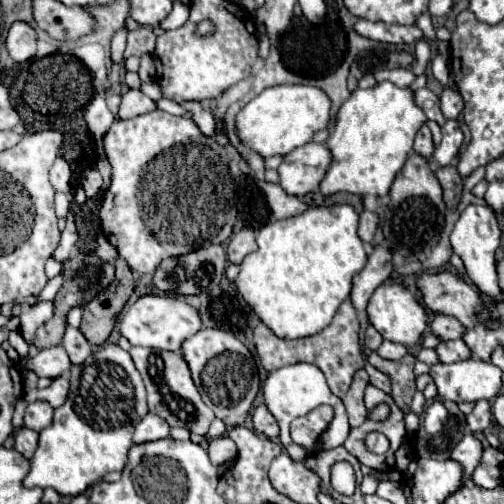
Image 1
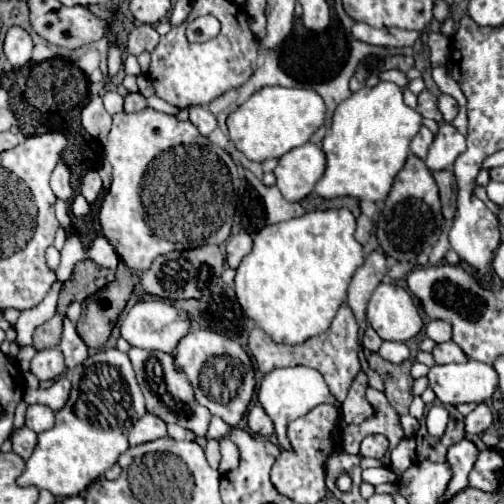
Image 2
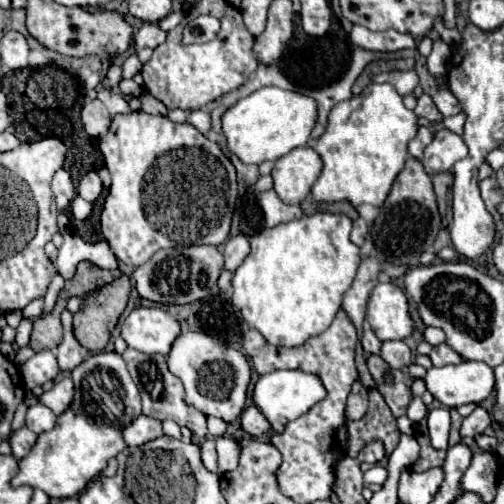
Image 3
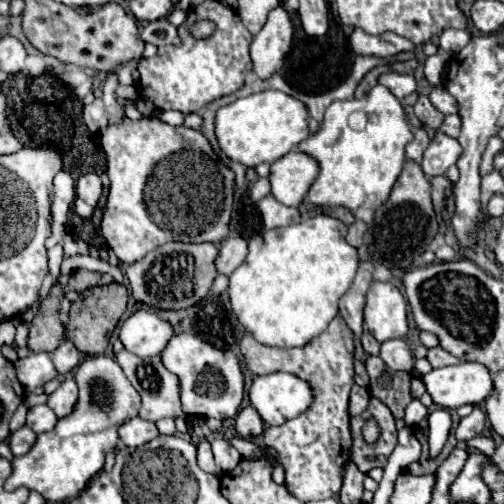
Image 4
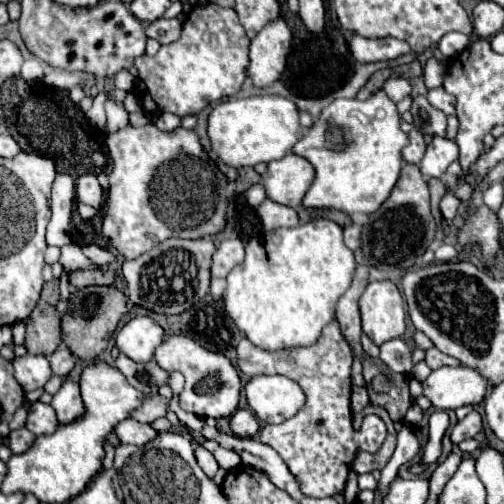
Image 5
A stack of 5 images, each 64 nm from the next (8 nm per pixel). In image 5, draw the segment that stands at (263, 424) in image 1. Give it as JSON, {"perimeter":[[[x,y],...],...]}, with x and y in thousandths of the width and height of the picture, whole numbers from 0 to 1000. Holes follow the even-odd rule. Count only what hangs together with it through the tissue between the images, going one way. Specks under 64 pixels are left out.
{"perimeter":[[[468,813],[456,825],[456,853],[464,865],[476,869],[500,869],[516,853],[516,837],[496,813]]]}

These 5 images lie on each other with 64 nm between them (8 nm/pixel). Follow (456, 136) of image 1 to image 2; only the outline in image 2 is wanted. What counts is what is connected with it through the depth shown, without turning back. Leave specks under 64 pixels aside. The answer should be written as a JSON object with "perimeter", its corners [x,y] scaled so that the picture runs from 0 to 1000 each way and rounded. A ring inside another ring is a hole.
{"perimeter":[[[877,246],[841,321],[857,341],[885,337],[921,302],[925,302],[925,274],[901,250]]]}

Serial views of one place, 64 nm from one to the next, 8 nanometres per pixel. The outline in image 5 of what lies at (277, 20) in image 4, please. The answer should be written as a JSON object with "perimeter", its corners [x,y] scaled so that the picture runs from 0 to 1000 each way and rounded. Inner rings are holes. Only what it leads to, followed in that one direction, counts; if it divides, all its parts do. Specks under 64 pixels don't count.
{"perimeter":[[[560,36],[532,48],[496,83],[496,131],[488,147],[508,175],[532,175],[556,155],[567,135],[575,83],[579,67]]]}

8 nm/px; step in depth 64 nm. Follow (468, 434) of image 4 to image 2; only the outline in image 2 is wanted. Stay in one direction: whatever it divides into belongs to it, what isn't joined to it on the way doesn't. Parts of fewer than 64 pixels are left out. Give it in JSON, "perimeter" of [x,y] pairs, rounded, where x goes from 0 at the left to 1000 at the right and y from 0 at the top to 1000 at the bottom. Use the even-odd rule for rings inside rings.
{"perimeter":[[[948,802],[944,813],[937,813],[929,825],[925,825],[925,837],[921,837],[921,853],[925,861],[956,861],[968,853],[968,845],[976,841],[976,817],[968,813],[964,802]]]}

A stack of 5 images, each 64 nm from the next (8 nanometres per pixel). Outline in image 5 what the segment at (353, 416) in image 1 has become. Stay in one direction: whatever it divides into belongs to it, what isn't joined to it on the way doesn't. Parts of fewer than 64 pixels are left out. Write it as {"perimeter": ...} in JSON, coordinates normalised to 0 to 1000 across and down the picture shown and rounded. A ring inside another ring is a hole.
{"perimeter":[[[698,766],[698,817],[718,817],[730,802],[734,802],[734,798],[730,798],[726,770]]]}

